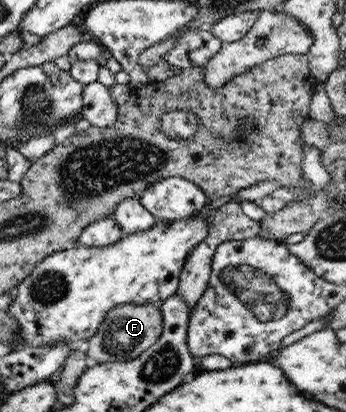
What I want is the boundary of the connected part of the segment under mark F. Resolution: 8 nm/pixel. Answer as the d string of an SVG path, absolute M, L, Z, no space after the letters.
M127 303L113 307L97 334L89 341L86 352L91 363L128 361L137 358L143 352L154 346L162 336L162 327L165 325L162 310L157 303Z

